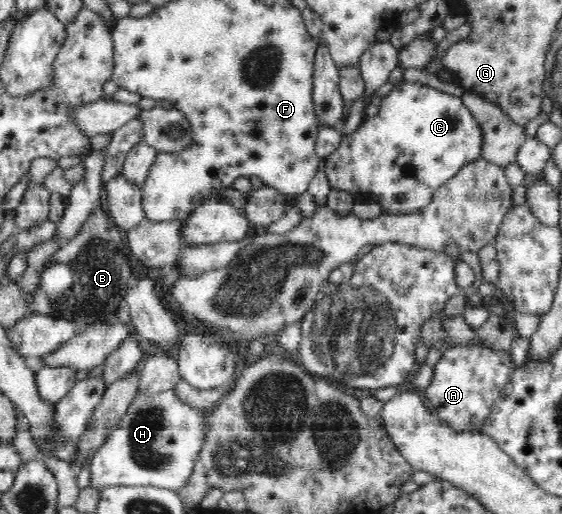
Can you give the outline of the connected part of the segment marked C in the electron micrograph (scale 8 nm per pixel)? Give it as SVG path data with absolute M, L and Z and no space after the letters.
M402 82L382 99L378 115L364 119L356 131L344 136L340 147L324 159L325 175L334 189L348 191L353 195L374 193L384 215L410 216L427 208L434 193L466 164L481 158L482 145L480 125L464 106L461 97L426 85Z

